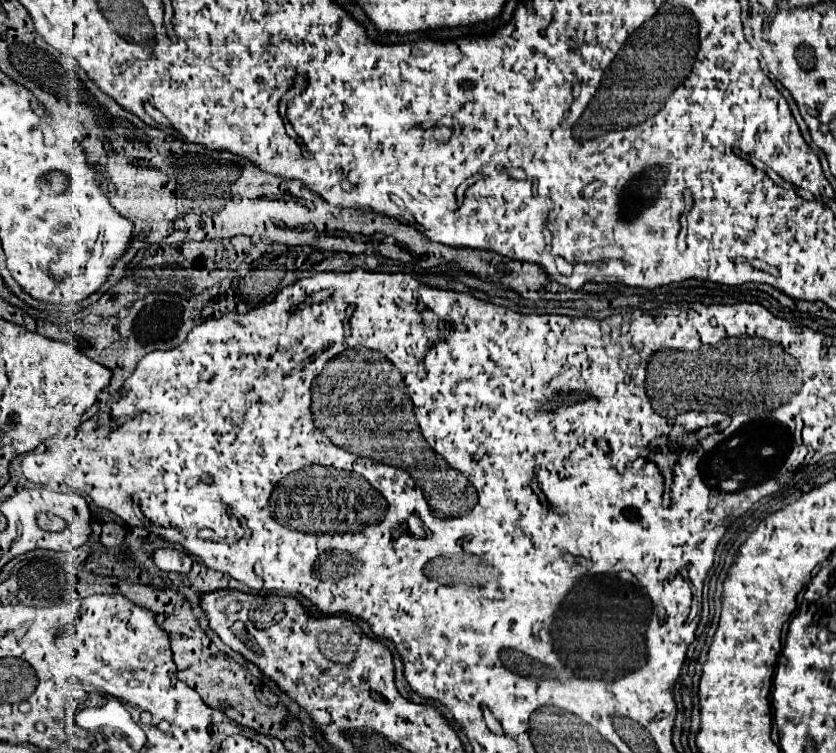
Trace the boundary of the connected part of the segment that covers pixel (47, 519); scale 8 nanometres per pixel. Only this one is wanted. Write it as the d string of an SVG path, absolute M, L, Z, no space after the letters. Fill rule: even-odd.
M37 513L37 525L43 529L43 531L63 531L65 529L65 521L57 515L49 515L49 513Z

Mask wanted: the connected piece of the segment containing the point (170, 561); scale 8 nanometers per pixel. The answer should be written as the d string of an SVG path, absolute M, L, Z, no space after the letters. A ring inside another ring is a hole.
M163 547L153 551L153 563L157 569L169 569L169 571L181 571L187 573L191 569L191 557L185 551Z

